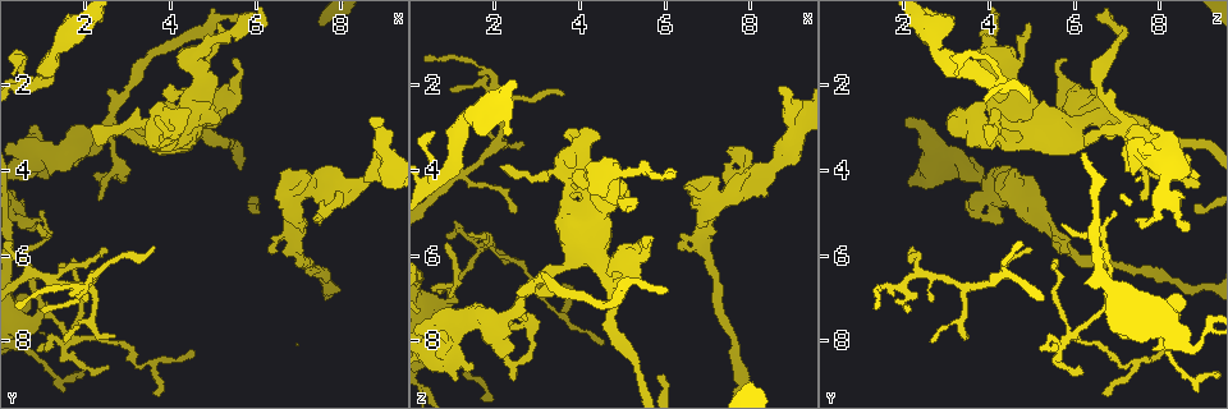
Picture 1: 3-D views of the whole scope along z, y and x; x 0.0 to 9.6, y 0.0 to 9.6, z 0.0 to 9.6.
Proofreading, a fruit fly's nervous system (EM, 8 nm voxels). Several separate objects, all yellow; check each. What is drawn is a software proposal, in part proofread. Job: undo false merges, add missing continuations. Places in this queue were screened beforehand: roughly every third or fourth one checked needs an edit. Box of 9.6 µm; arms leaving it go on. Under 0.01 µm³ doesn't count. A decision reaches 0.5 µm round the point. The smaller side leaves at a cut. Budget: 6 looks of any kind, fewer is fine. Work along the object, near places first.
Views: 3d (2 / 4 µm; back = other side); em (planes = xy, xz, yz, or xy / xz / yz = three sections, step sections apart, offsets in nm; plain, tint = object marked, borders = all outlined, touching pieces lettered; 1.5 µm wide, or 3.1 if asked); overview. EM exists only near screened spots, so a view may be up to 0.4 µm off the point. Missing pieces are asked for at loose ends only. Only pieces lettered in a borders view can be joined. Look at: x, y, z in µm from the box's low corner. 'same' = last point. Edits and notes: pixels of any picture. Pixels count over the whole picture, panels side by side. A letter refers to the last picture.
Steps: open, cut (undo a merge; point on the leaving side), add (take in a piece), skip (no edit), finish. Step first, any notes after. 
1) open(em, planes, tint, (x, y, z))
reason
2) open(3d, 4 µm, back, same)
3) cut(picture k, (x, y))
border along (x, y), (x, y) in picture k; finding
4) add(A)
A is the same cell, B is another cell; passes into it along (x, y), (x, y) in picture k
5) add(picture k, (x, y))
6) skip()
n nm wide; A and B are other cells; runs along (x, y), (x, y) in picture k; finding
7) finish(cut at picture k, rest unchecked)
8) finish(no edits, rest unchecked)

open(em, yz, step 4, tint, (1.00, 7.15, 6.90))
sharp bend

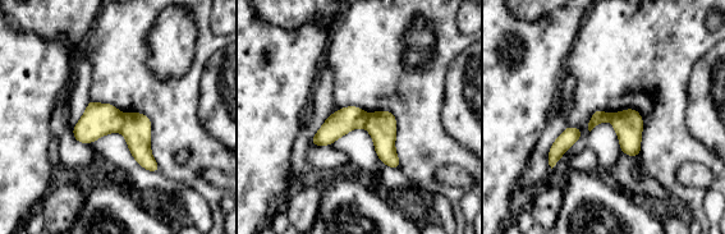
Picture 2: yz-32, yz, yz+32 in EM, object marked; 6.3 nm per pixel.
open(em, planes, tint, same)
another direction

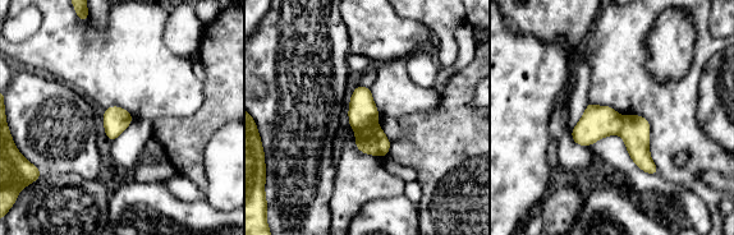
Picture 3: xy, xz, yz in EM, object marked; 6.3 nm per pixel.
open(em, planes, borders, same)
what lies round it

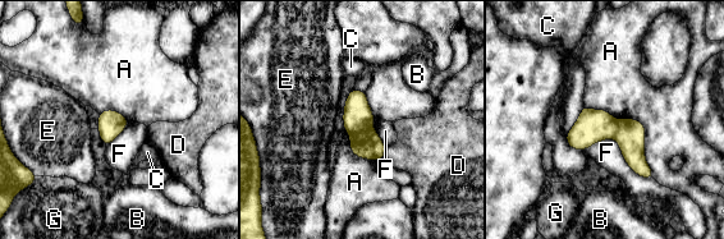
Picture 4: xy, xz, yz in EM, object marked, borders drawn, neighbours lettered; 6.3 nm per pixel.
cut(picture 4, (357, 116))
A touches over 650 nm; A, B, C, D, E, F and G are other cells; border along (371, 127), (351, 134) in picture 4; two cells meet here

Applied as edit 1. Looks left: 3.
open(overview)
redraw

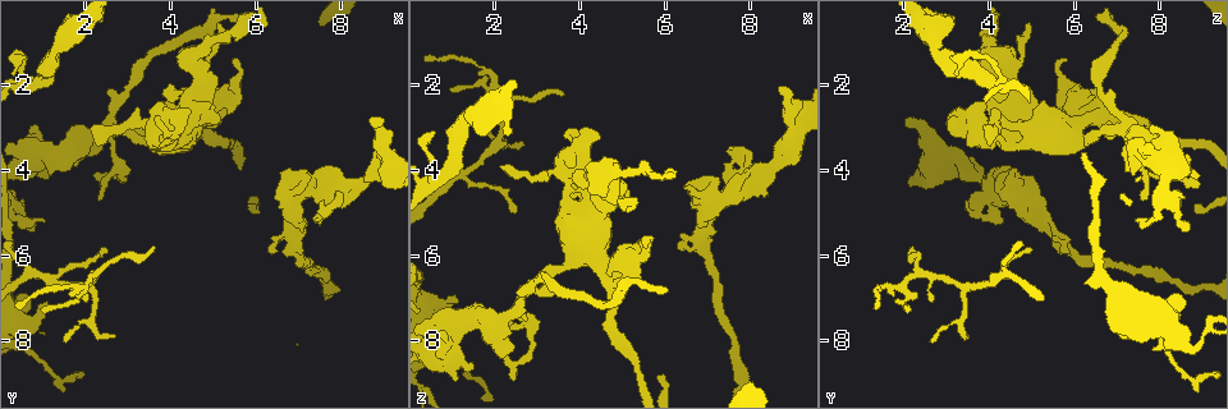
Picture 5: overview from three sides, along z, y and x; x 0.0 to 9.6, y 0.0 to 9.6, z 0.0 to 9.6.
open(em, yz, step 8, tint, (1.20, 6.55, 4.15))
three-way junction

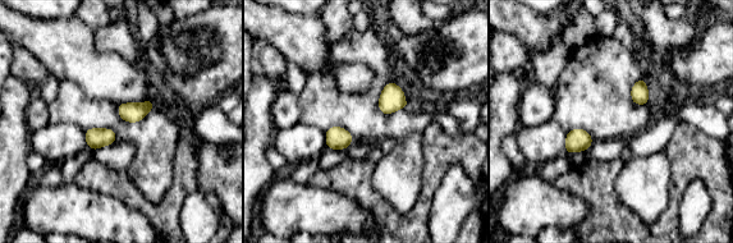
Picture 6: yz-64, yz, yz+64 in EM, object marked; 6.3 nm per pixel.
open(em, planes, borders, same)
cut it another way

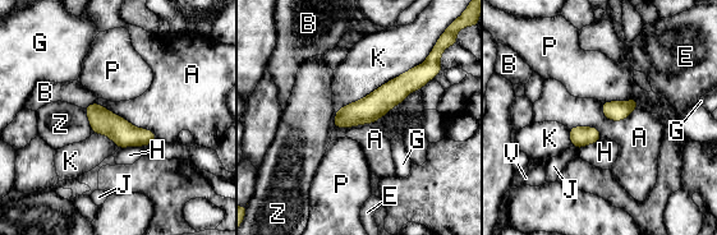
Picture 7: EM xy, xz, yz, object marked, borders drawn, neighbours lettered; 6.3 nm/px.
skip()
A, B, E, G, H, J, K, P, V and Z are other cells; all the same cell

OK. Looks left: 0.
finish(cut at picture 4, rest unchecked)

